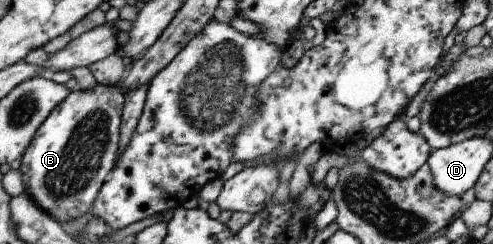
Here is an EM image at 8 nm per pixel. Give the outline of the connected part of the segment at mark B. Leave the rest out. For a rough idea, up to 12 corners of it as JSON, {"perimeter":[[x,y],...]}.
{"perimeter":[[122,82],[73,91],[19,168],[71,224],[121,155]]}

